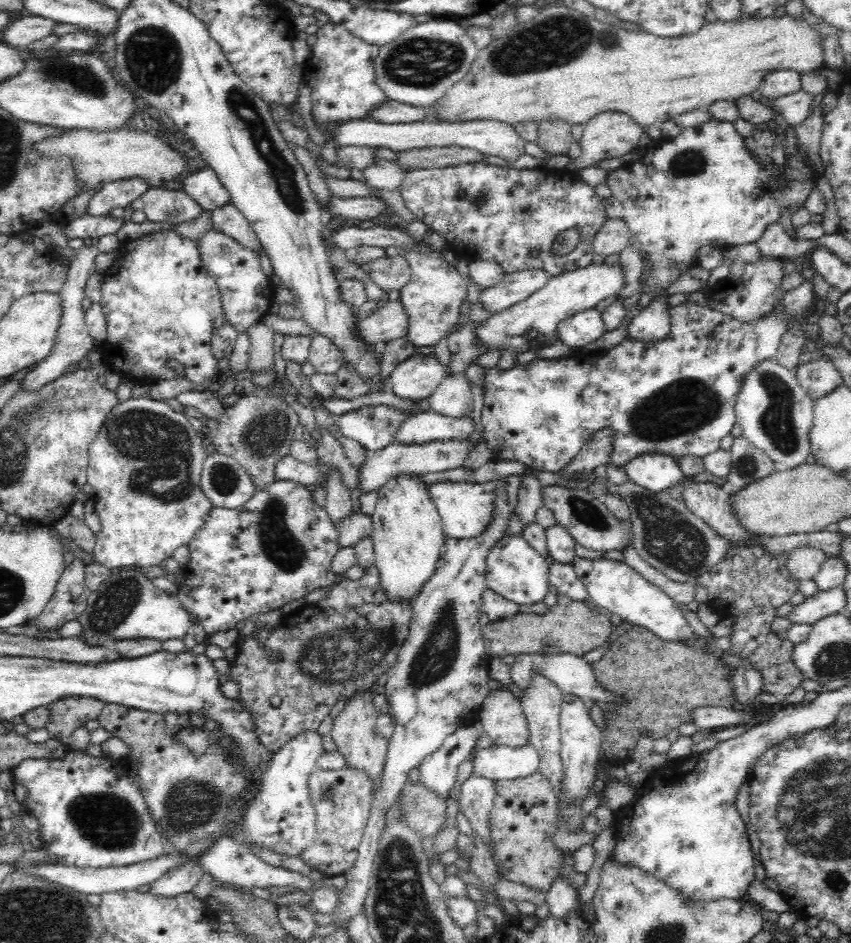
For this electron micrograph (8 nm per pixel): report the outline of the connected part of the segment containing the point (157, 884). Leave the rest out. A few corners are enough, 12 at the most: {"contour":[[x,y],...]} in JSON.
{"contour":[[196,861],[172,868],[148,884],[148,893],[178,896],[202,878]]}

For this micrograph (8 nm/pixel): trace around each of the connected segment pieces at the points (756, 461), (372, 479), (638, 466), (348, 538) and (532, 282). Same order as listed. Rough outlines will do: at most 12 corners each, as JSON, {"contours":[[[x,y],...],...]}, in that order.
{"contours":[[[743,435],[733,437],[730,495],[776,471]],[[470,438],[405,445],[368,454],[359,472],[364,493],[400,475],[464,467]],[[640,452],[622,468],[630,482],[652,492],[683,476],[677,458]],[[350,512],[332,520],[338,548],[355,547],[371,537],[371,515]],[[546,271],[505,274],[478,299],[496,314],[548,282]]]}

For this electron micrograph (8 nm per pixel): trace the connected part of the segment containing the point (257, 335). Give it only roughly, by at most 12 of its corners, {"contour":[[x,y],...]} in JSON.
{"contour":[[264,322],[246,330],[247,370],[274,369],[274,332]]}

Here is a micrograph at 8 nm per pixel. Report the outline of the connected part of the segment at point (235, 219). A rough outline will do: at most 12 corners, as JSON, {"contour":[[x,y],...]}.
{"contour":[[240,209],[211,212],[211,228],[258,253],[261,243]]}

